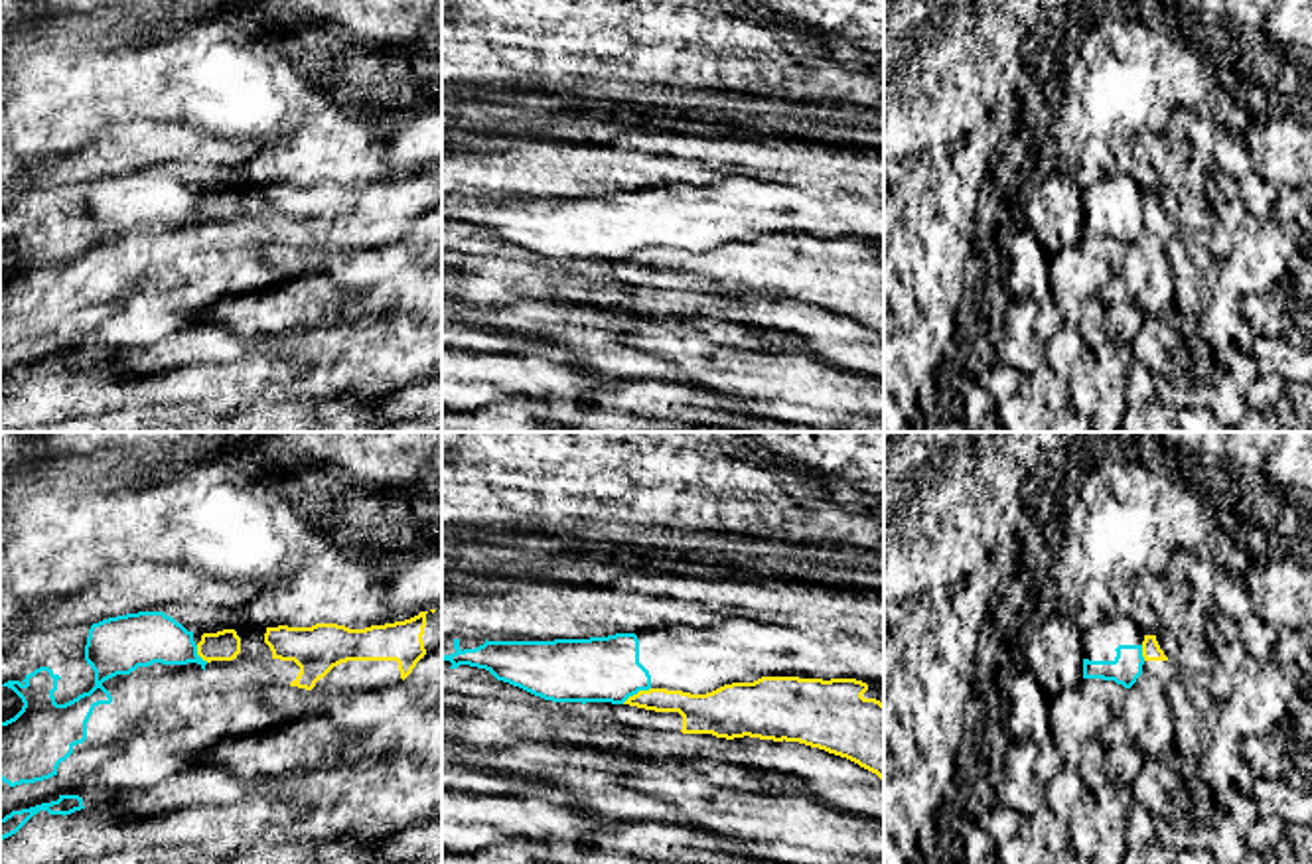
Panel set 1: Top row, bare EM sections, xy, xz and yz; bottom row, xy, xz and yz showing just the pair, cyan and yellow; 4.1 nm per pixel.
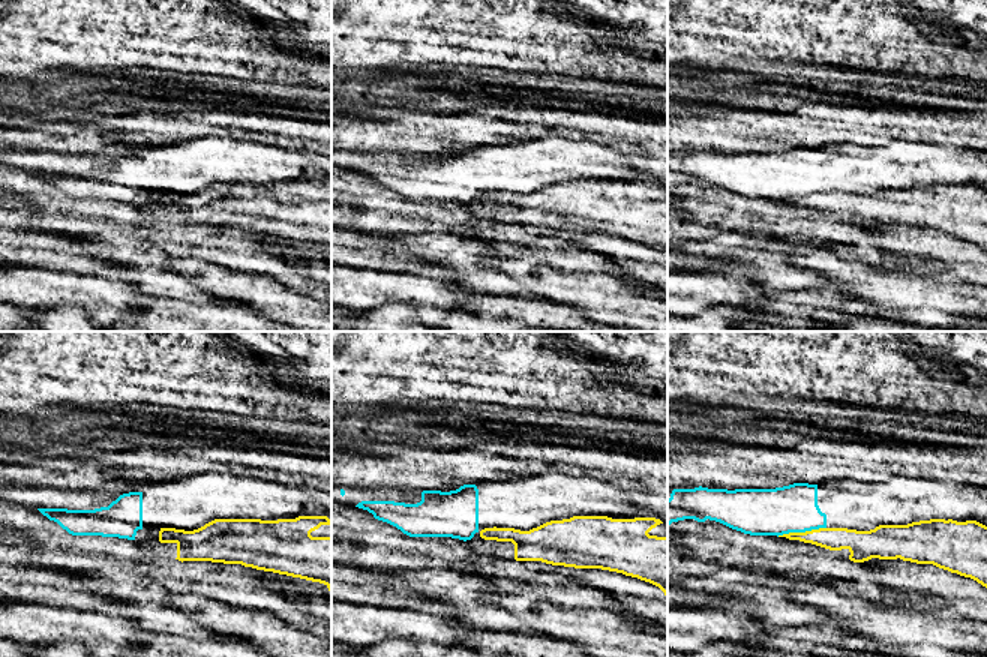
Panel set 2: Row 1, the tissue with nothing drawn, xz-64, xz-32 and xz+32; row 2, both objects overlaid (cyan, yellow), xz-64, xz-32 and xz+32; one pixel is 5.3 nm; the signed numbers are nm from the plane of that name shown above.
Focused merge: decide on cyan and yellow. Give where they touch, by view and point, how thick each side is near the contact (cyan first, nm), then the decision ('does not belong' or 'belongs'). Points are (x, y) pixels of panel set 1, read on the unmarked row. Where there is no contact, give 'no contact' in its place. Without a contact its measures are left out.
xz (636, 251) | 280/130 nm | does not belong

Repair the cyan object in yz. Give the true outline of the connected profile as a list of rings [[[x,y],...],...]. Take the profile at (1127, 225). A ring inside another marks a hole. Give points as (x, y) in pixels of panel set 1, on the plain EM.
[[[1119,174],[1081,191],[1083,195],[1083,237],[1077,247],[1087,249],[1087,237],[1115,239],[1130,247],[1142,233],[1142,199],[1144,193],[1130,178]]]

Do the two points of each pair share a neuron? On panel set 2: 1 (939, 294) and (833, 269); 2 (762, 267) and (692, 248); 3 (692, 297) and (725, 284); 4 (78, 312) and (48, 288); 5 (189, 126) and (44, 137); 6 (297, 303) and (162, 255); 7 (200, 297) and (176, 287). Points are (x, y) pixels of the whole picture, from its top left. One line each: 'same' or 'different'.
1: same
2: same
3: same
4: different
5: same
6: same
7: same

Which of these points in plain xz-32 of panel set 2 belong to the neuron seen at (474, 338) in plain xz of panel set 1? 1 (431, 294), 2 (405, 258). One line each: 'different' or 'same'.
1: different
2: same

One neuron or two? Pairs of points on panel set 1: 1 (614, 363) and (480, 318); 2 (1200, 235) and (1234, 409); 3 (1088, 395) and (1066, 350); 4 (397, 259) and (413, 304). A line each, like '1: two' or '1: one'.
1: one
2: two
3: two
4: two

